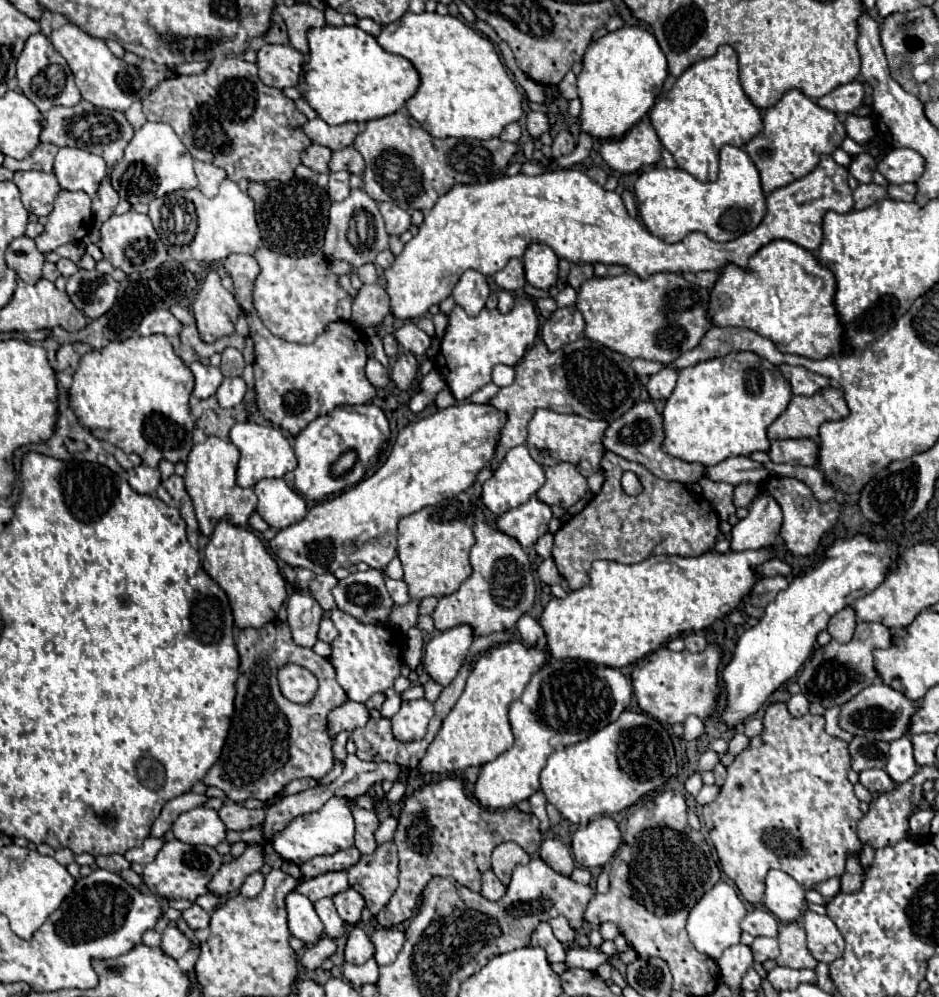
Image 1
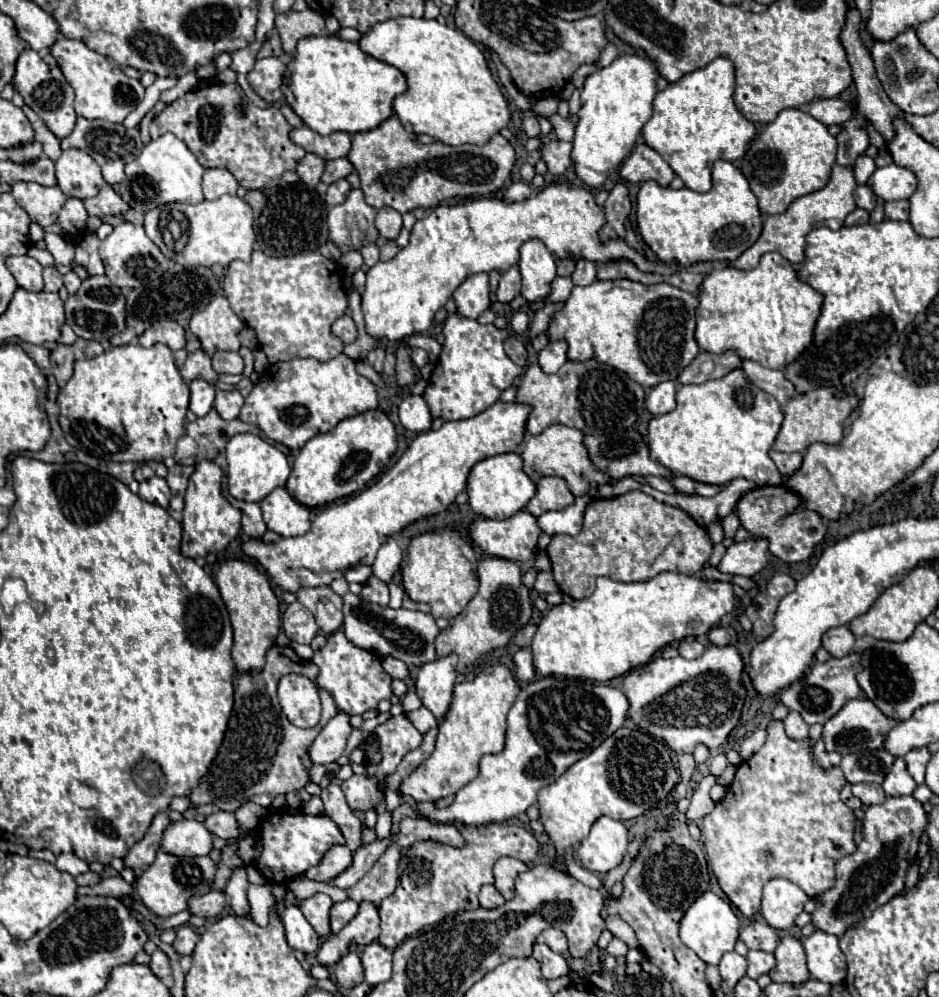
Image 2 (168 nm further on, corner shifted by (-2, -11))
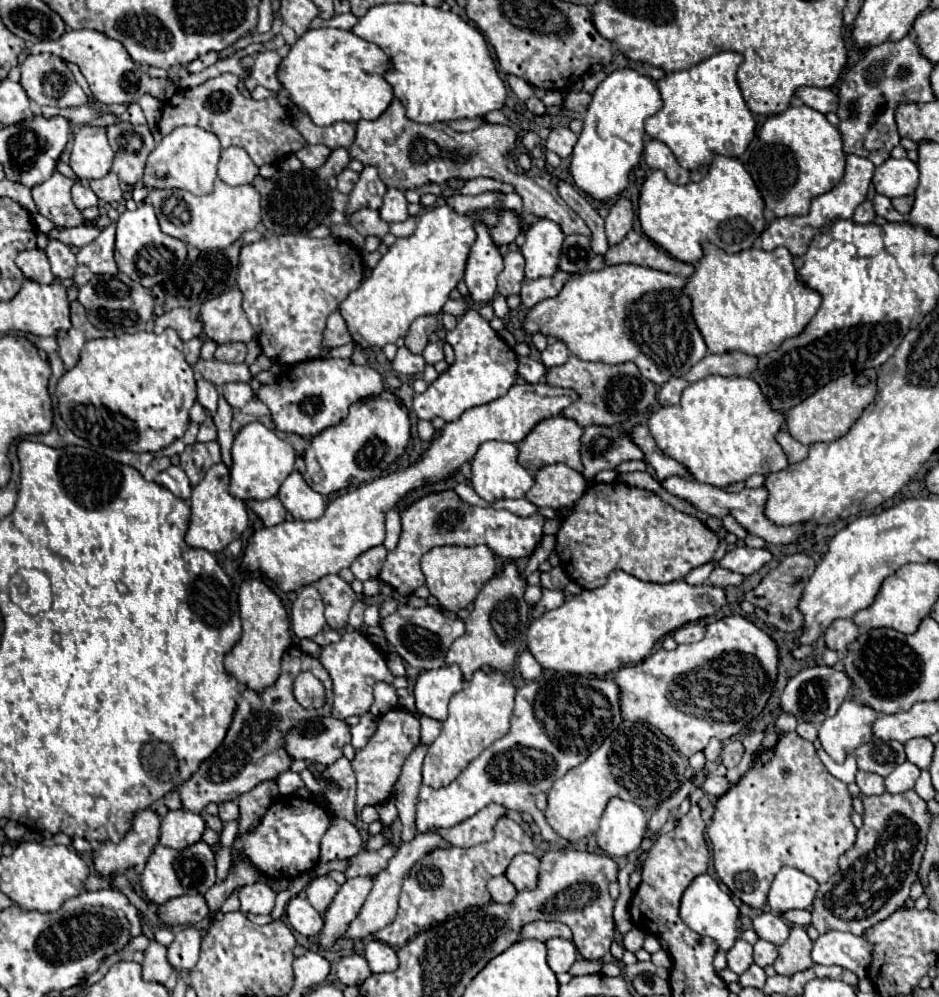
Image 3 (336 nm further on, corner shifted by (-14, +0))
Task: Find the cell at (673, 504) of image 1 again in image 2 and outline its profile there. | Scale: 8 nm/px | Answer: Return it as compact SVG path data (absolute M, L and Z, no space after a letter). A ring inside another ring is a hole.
M630 491L610 499L592 499L584 511L584 525L578 535L554 535L546 553L552 561L554 579L562 593L572 599L586 599L594 591L594 581L598 577L608 577L612 581L632 583L632 581L648 581L664 571L676 571L680 575L698 575L704 563L710 559L712 543L708 539L706 529L698 527L692 517L684 511L658 503L654 497L642 491Z

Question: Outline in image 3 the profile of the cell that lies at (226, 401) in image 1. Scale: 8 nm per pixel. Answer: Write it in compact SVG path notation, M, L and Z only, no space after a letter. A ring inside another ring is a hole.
M230 382L224 384L224 398L232 408L244 408L246 402L250 402L254 398L254 392L250 388L250 384L246 382Z

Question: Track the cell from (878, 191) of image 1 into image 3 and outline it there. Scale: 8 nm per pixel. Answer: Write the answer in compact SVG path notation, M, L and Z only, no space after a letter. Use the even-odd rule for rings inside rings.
M864 200L858 208L856 208L856 212L854 212L854 222L858 222L858 224L870 224L872 220L876 218L876 214L874 214L874 208L872 208L872 202L870 200Z

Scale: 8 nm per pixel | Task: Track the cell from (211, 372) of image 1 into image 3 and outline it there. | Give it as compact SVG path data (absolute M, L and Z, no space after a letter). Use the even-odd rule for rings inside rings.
M198 380L198 402L210 412L210 414L214 414L216 412L216 406L218 406L218 390L216 390L216 386L212 384L212 382L208 382L208 380Z

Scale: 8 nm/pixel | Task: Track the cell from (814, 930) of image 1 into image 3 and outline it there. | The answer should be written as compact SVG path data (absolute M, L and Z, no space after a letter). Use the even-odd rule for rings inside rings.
M830 930L814 942L812 960L824 966L842 966L854 972L858 978L866 976L866 968L870 964L870 948L868 942L850 932Z

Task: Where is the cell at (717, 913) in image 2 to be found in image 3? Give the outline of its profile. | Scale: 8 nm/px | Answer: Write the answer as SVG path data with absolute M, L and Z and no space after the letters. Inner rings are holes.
M710 874L696 876L696 880L686 888L680 902L680 916L688 928L692 928L702 936L710 936L722 950L730 950L740 934L740 928L738 928L740 910Z

